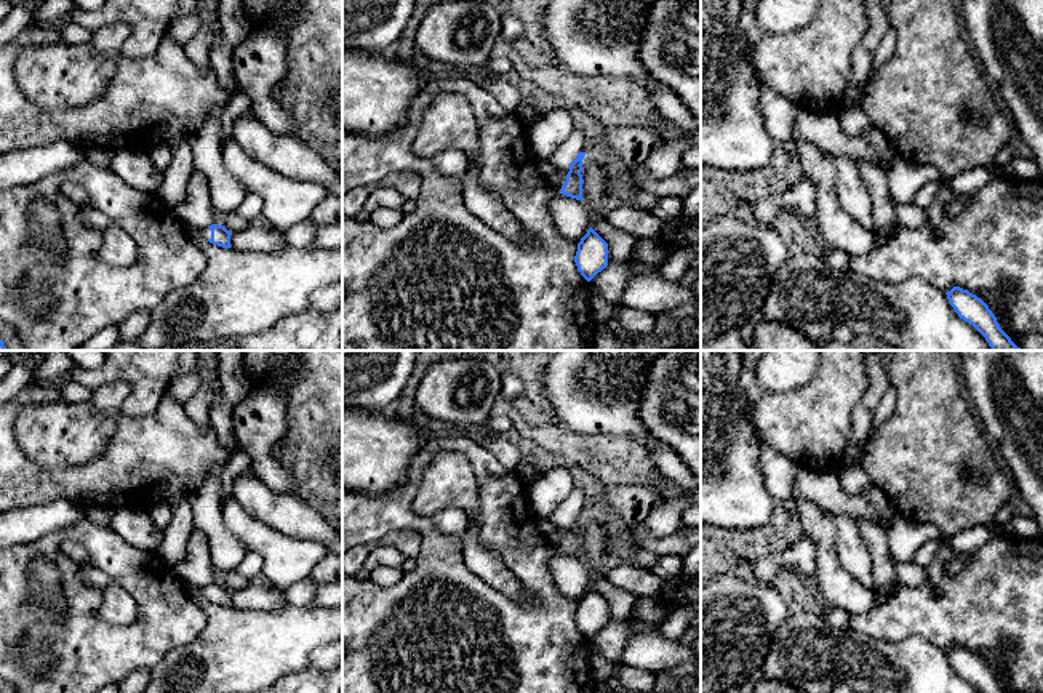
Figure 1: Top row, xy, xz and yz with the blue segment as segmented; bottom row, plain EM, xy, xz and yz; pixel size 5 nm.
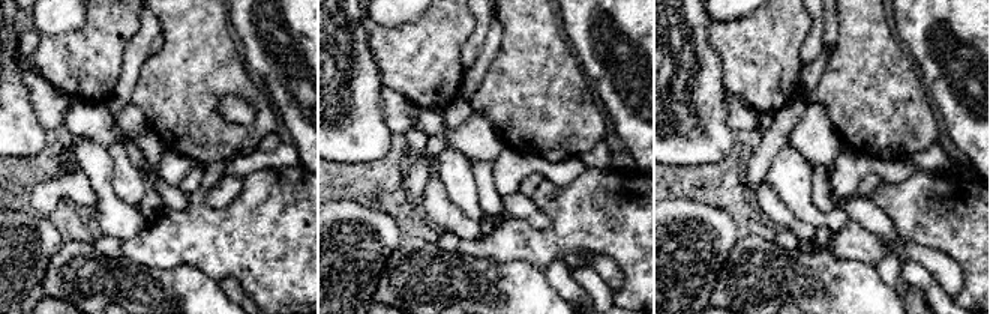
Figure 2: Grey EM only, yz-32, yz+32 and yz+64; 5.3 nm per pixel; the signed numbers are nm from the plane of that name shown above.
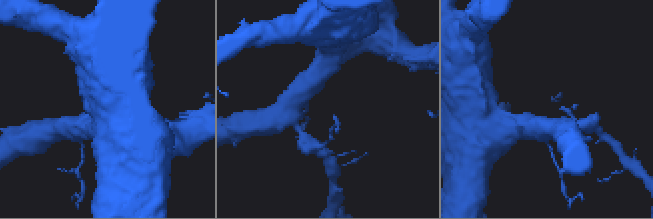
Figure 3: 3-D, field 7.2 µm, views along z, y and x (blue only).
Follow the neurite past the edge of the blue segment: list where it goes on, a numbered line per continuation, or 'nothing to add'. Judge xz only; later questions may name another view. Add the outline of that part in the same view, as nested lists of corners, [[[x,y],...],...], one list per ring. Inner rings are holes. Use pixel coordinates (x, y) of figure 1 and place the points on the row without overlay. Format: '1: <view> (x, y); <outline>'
1: xz (575, 501); [[[574,485],[571,493],[549,515],[549,520],[558,528],[569,530],[569,522],[576,519],[579,511],[587,511],[587,499],[581,488]]]

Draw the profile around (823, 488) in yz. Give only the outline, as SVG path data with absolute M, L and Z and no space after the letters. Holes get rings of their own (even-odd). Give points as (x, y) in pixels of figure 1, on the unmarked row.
M800 469L793 482L792 498L808 499L829 515L849 515L888 528L899 515L886 493L875 483L859 495L846 495L833 471Z

